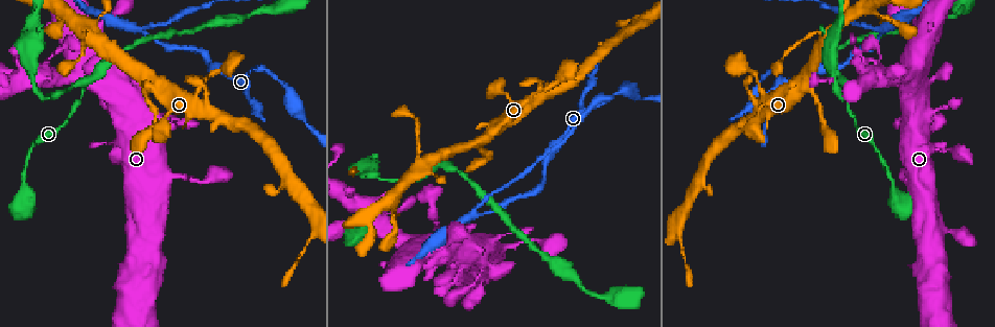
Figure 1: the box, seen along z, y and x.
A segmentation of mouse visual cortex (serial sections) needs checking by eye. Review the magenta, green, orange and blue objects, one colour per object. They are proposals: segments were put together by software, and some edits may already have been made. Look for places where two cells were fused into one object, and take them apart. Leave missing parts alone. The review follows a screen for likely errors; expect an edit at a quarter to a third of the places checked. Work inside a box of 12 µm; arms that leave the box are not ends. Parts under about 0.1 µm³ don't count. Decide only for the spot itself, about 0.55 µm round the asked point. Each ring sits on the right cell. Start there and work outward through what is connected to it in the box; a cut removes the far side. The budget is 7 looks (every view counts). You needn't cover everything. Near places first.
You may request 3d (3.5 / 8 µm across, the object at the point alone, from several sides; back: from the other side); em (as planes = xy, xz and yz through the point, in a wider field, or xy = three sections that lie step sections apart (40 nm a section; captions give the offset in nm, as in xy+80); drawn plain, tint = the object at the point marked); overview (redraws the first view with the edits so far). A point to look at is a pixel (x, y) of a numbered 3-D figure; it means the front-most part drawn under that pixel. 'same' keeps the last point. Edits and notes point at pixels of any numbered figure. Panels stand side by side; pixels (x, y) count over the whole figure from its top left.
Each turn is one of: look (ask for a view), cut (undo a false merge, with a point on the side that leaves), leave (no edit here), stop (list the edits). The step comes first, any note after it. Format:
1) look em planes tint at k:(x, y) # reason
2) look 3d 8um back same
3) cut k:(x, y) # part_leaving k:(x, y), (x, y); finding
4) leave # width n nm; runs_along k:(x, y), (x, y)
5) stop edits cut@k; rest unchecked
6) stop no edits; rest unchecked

look 3d 3.5um at 1:(879, 32) # abrupt turn

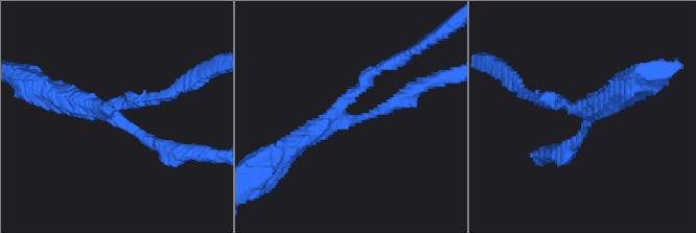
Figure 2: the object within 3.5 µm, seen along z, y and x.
look em xy step 1 tint at 2:(340, 117) # arms 3; arm_widths 200, 200, 350 nm; need the tissue

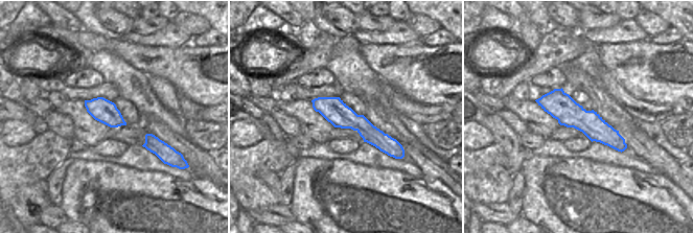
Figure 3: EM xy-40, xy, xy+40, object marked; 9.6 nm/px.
leave # runs_along 3:(540, 100), (558, 103), (623, 146); all the same cell

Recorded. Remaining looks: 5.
look 3d 3.5um at 1:(416, 181) # sharp bend

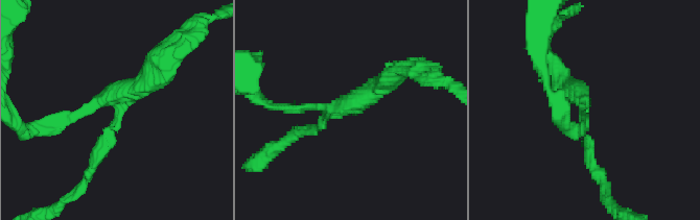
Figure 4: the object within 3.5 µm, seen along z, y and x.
look em xy step 5 tint at 4:(118, 103) # arms 3; arm_widths 150, 150, 300 nm; now the EM

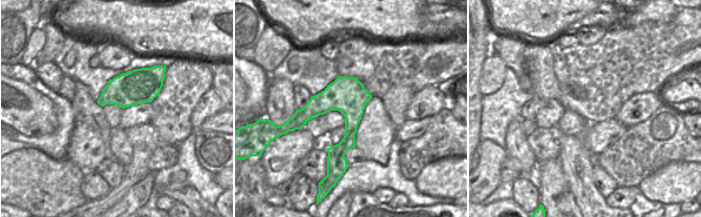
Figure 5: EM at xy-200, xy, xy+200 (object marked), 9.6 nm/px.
leave # width 340 nm; runs_along 4:(93, 163), (119, 102), (164, 60); all the same cell

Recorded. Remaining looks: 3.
look em xy step 3 tint at 1:(42, 66) # a narrow waist

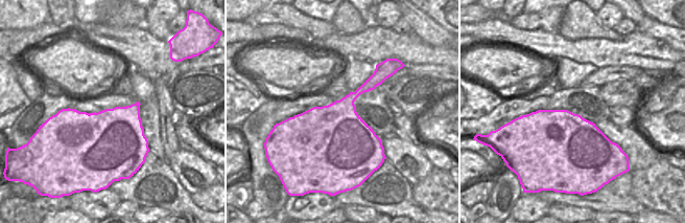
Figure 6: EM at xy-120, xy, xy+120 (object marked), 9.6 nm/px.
look 3d 3.5um same

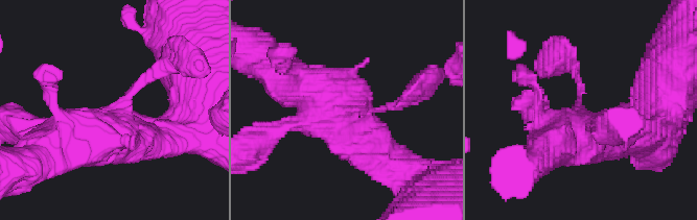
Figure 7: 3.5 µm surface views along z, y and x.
leave # runs_along 7:(379, 151), (312, 90), (274, 69); one cell here

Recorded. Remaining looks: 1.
stop no edits; rest unchecked

